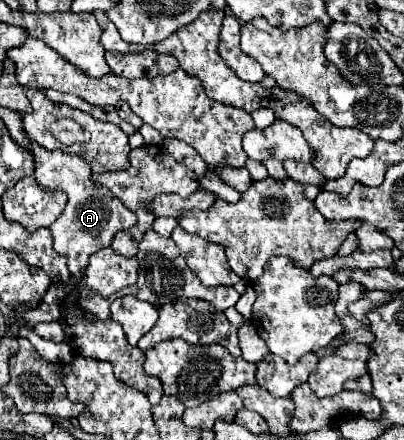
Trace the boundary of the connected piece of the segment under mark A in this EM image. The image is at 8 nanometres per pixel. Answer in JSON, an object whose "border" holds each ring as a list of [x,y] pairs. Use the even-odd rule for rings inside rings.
{"border":[[[30,140],[30,148],[36,162],[38,184],[48,190],[66,192],[68,196],[68,204],[60,218],[50,226],[50,232],[54,238],[54,250],[68,258],[70,274],[80,276],[88,266],[88,256],[92,256],[100,248],[110,246],[110,240],[118,230],[136,224],[136,216],[128,212],[128,208],[120,200],[116,200],[112,192],[102,186],[94,186],[90,166],[82,160],[82,156],[64,154],[60,150],[46,150],[34,140]]]}

